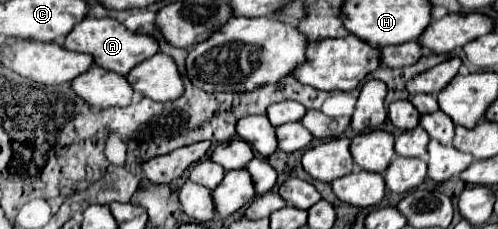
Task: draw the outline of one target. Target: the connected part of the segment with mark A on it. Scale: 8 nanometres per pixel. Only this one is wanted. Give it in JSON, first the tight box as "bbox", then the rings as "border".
{"bbox":[62,18,158,76],"border":[[[86,18],[86,20],[82,20],[80,24],[76,24],[72,28],[72,32],[62,42],[62,48],[90,54],[94,58],[96,66],[126,76],[134,66],[138,66],[138,62],[142,62],[142,60],[146,60],[146,58],[150,58],[150,56],[154,56],[158,52],[158,42],[152,36],[128,32],[124,28],[124,24],[120,24],[114,18],[102,18],[102,20],[98,20],[98,18]]]}

